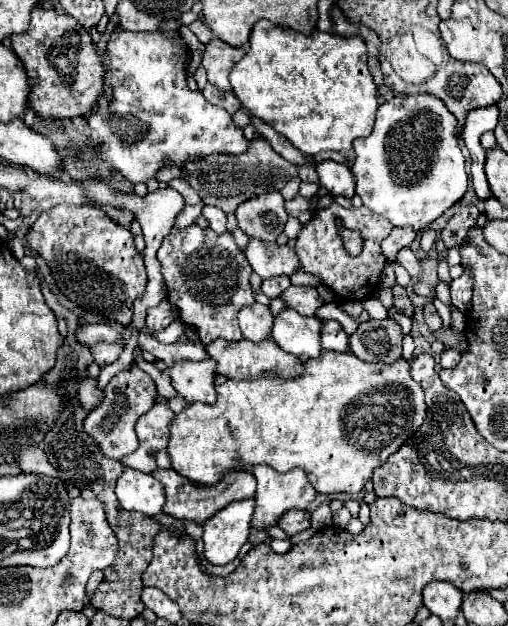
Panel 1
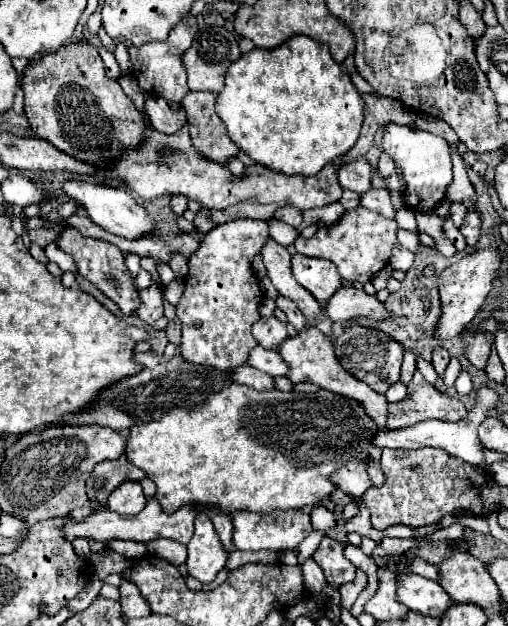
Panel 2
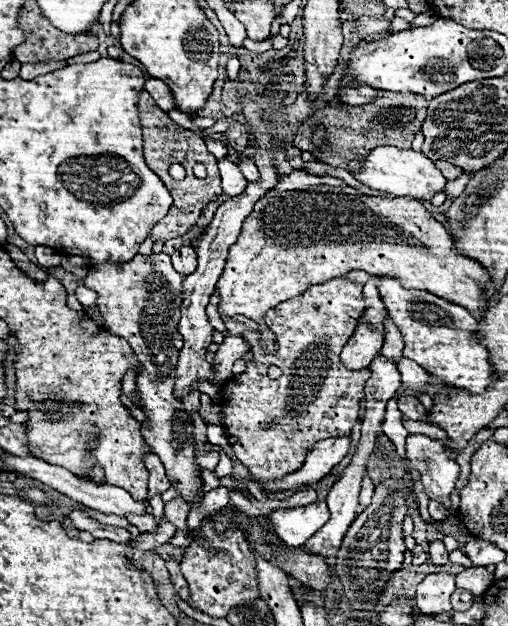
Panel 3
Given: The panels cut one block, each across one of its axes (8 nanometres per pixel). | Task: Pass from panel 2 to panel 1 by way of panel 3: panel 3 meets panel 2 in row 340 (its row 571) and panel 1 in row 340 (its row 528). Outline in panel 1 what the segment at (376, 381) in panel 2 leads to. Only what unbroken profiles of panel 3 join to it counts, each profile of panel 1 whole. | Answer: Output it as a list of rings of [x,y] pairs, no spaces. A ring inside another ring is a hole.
[[[392,318],[382,322],[362,322],[348,338],[348,348],[364,362],[392,364],[402,354],[402,330]]]

